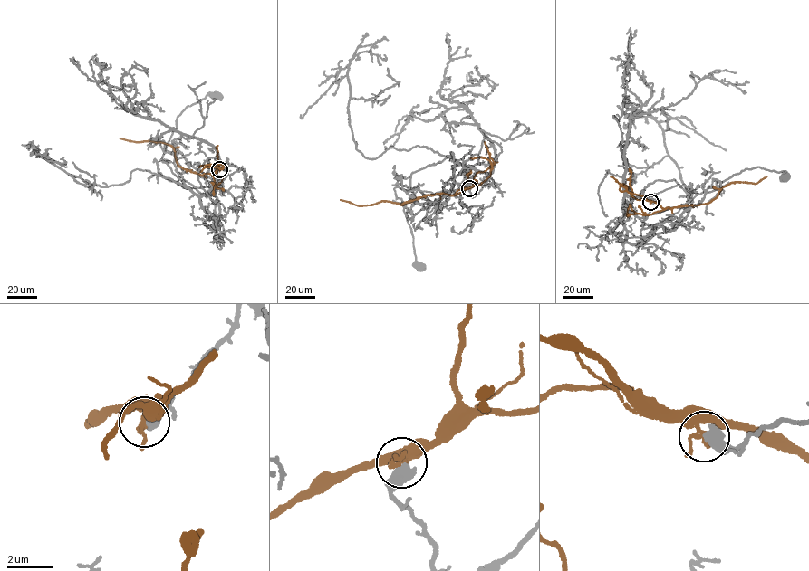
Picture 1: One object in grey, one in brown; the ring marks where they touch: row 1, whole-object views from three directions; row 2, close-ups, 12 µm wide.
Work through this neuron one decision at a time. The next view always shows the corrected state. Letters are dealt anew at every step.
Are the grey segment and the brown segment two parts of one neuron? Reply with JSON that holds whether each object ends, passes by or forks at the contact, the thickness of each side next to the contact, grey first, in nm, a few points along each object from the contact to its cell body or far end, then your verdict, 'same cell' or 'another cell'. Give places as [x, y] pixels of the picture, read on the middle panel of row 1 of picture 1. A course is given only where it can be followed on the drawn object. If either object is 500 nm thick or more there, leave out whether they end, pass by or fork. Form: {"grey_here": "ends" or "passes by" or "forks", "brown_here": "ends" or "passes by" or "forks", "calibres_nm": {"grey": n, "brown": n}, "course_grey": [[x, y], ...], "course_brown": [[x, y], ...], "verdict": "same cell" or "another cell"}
{"calibres_nm": {"grey": 600, "brown": 190}, "course_grey": [[469, 188], [473, 197], [491, 173], [448, 157], [411, 173], [407, 190], [394, 188], [408, 209], [419, 268]], "course_brown": [[469, 188], [452, 195], [442, 193], [424, 195], [401, 204], [381, 200], [360, 205], [340, 200]], "verdict": "another cell"}

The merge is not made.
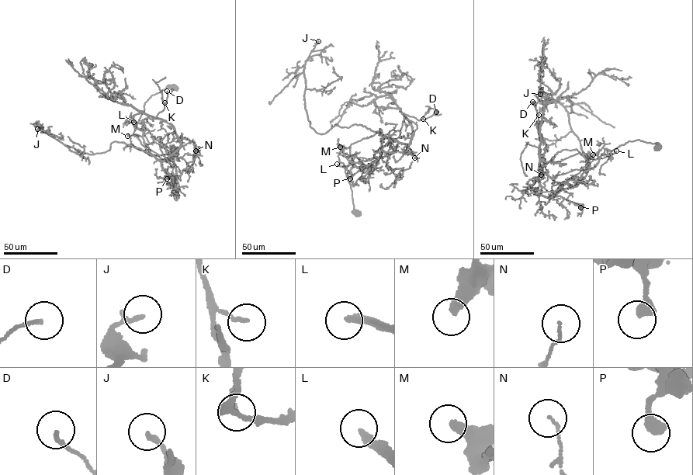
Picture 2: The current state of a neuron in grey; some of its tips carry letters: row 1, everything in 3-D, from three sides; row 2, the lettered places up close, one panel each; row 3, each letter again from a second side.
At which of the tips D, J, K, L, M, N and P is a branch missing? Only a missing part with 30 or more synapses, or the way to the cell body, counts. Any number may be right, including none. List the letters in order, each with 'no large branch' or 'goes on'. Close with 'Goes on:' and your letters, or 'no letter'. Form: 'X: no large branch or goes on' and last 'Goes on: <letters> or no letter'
D: no large branch
J: no large branch
K: no large branch
L: goes on
M: no large branch
N: no large branch
P: no large branch
Goes on: L

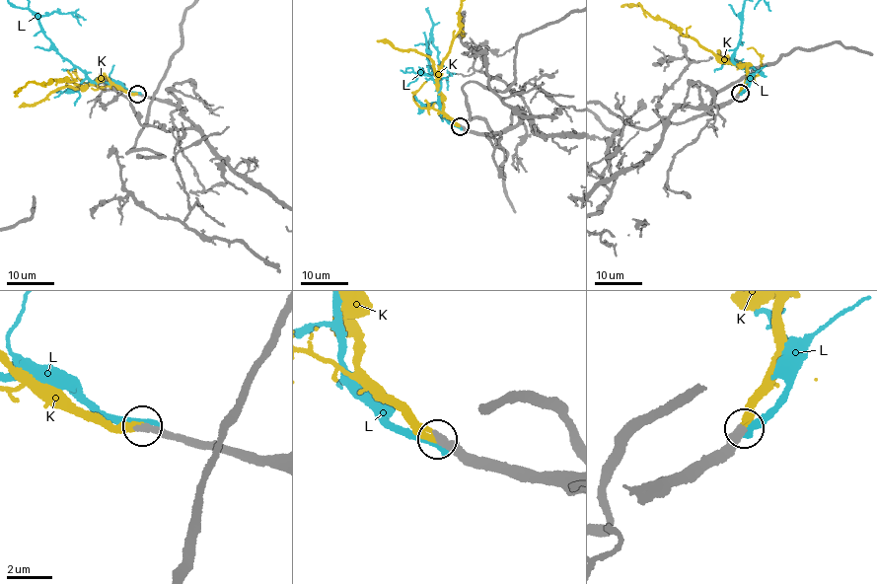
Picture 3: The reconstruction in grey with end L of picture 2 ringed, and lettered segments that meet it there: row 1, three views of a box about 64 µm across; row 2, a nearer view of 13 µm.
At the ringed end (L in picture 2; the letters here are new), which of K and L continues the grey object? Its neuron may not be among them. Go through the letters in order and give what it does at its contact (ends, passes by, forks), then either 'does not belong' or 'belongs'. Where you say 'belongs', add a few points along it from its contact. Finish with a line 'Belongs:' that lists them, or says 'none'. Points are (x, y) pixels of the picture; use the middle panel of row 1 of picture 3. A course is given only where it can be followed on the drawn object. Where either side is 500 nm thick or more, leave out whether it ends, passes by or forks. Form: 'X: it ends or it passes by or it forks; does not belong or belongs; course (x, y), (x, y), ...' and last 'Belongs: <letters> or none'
K: it ends; belongs
L: it ends; does not belong
Belongs: K

